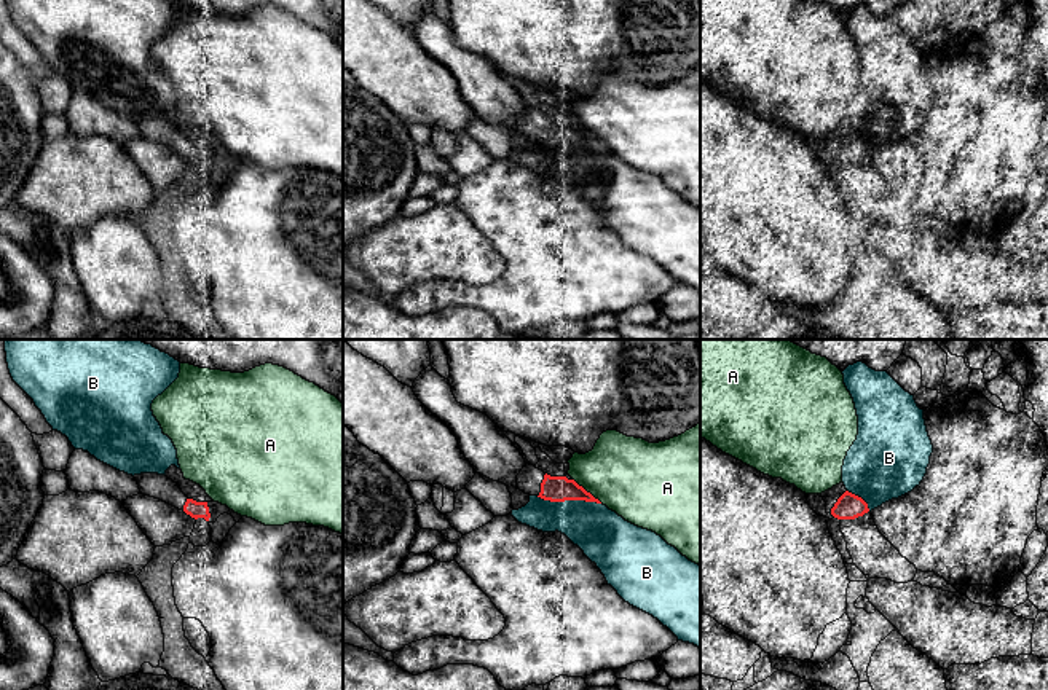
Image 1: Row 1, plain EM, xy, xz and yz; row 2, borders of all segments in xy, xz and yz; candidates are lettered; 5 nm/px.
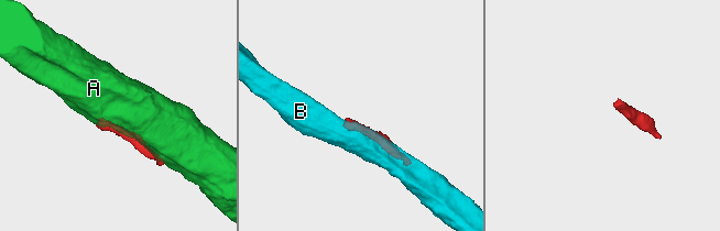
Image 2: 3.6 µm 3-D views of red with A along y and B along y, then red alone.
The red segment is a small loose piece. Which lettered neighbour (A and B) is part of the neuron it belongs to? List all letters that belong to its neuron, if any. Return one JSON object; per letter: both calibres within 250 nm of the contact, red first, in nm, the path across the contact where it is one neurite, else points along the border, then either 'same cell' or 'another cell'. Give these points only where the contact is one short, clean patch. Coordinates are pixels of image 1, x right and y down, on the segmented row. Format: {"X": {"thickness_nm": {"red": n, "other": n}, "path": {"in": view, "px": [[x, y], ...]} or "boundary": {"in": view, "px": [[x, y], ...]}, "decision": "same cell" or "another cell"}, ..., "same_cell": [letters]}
{"A": {"thickness_nm": {"red": 130, "other": 400}, "decision": "another cell"}, "B": {"thickness_nm": {"red": 130, "other": 260}, "decision": "another cell"}, "same_cell": []}

